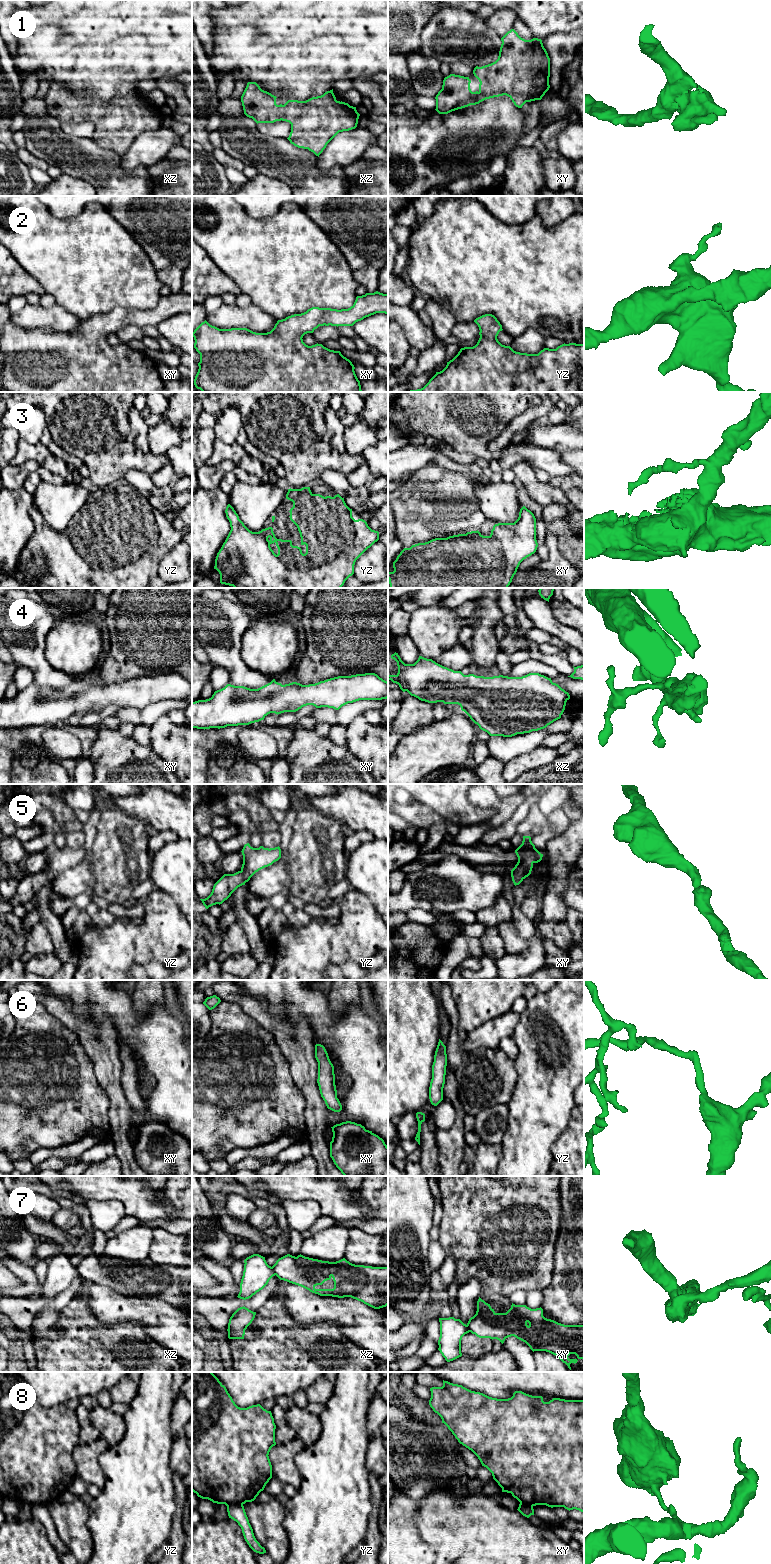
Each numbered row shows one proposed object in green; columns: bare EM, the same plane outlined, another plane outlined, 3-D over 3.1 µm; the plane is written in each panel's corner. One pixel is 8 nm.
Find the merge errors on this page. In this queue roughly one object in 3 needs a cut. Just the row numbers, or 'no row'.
7, 8

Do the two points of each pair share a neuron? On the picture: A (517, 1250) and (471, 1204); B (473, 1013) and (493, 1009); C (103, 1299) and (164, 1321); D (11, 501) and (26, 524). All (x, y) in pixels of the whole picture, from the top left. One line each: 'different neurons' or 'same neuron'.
A: same neuron
B: same neuron
C: same neuron
D: same neuron

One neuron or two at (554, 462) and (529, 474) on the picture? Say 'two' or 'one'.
two

